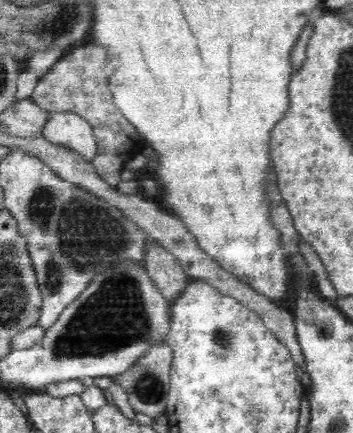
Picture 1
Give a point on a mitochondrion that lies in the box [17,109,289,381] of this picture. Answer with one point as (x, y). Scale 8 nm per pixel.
(81, 235)

